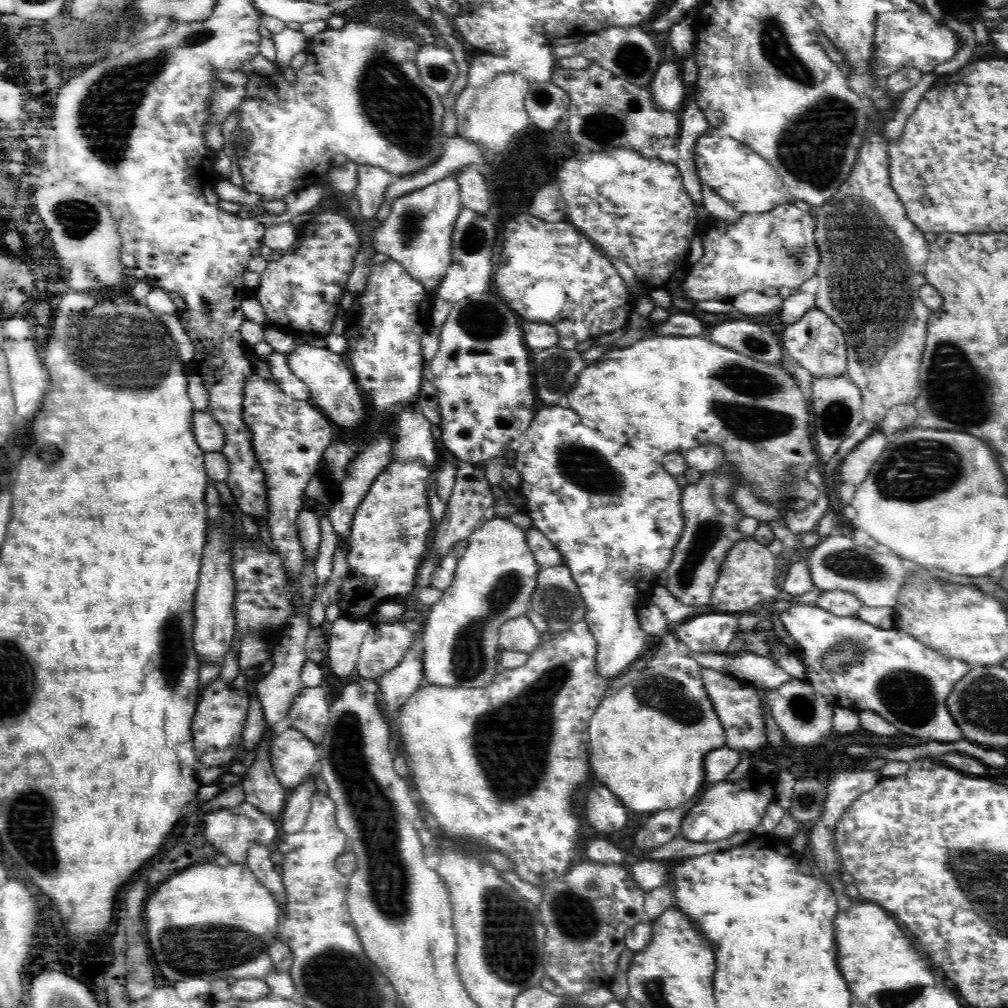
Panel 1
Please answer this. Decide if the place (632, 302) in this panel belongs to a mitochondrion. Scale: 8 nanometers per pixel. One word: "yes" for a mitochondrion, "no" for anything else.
no

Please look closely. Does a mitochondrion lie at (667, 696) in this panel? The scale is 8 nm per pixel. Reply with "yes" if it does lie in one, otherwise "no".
yes

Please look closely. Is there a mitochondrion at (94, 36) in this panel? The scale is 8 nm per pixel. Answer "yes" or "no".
yes

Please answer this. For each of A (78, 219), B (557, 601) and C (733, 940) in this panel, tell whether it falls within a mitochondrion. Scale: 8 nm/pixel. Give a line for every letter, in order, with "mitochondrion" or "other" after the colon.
A: mitochondrion
B: mitochondrion
C: other

